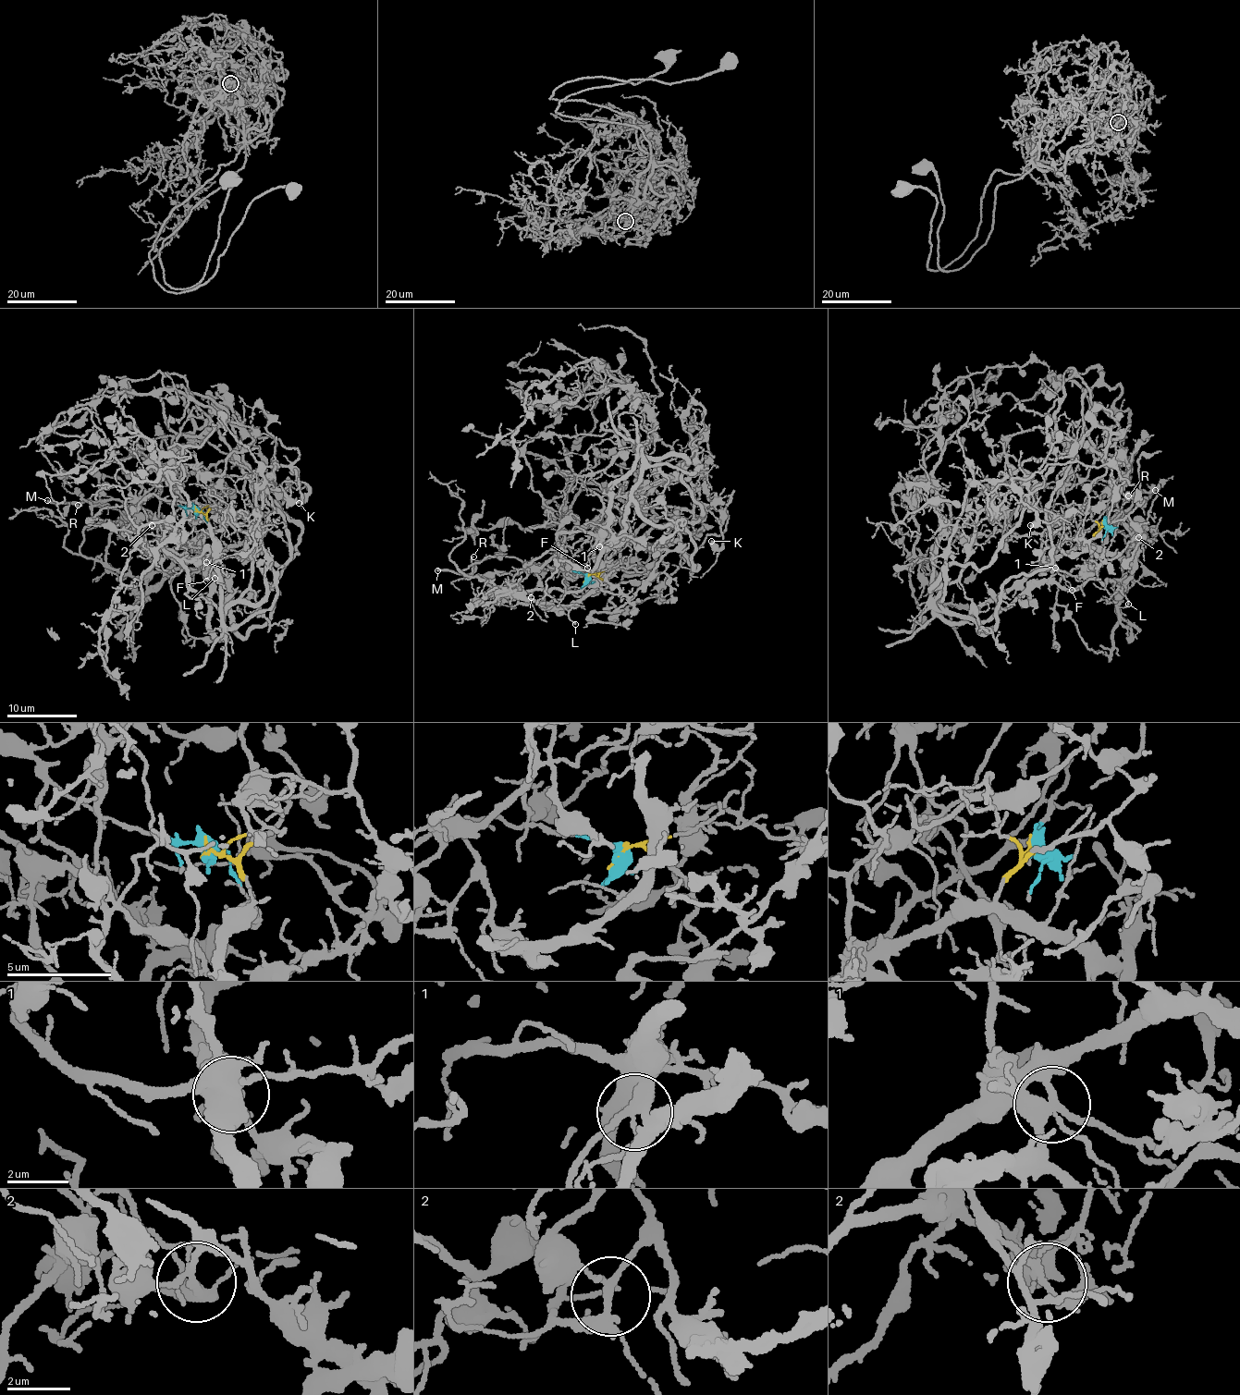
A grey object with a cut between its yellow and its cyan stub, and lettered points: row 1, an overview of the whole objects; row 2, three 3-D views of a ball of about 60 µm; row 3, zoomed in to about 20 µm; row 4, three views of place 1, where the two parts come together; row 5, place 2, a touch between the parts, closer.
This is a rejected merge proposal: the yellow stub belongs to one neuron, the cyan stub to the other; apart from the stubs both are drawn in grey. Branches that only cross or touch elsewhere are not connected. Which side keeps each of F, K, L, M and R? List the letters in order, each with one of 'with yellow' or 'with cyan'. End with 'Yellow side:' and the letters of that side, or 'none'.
F: with yellow
K: with cyan
L: with cyan
M: with yellow
R: with yellow
Yellow side: F, M, R

